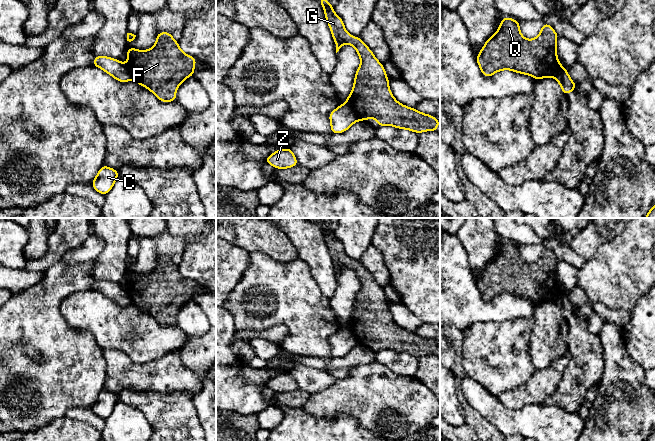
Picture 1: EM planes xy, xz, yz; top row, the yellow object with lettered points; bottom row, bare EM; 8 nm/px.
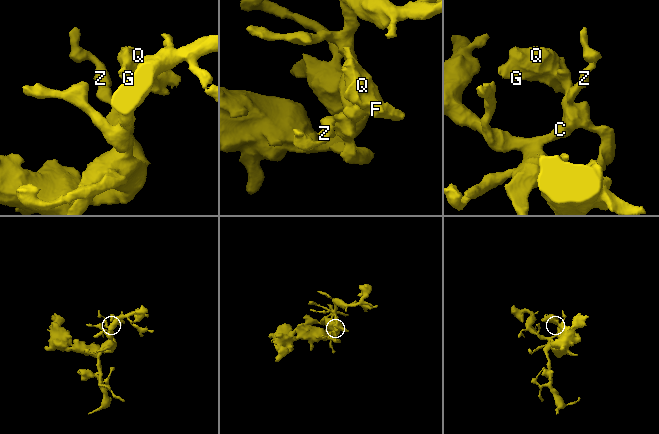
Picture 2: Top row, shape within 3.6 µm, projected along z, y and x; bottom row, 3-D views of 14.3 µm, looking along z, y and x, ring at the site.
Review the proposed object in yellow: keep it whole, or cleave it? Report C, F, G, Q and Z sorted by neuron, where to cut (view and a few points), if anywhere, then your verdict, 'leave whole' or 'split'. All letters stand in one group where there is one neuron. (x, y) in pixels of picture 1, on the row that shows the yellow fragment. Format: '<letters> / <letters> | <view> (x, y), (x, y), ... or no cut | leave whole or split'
C Z / F G Q | xz (347, 102), (359, 119) | split

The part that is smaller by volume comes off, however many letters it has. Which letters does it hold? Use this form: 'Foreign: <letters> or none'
Foreign: F, G, Q

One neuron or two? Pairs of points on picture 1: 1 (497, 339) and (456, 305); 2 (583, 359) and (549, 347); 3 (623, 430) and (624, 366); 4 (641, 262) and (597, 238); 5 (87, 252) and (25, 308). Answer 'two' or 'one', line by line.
1: two
2: two
3: one
4: two
5: two

